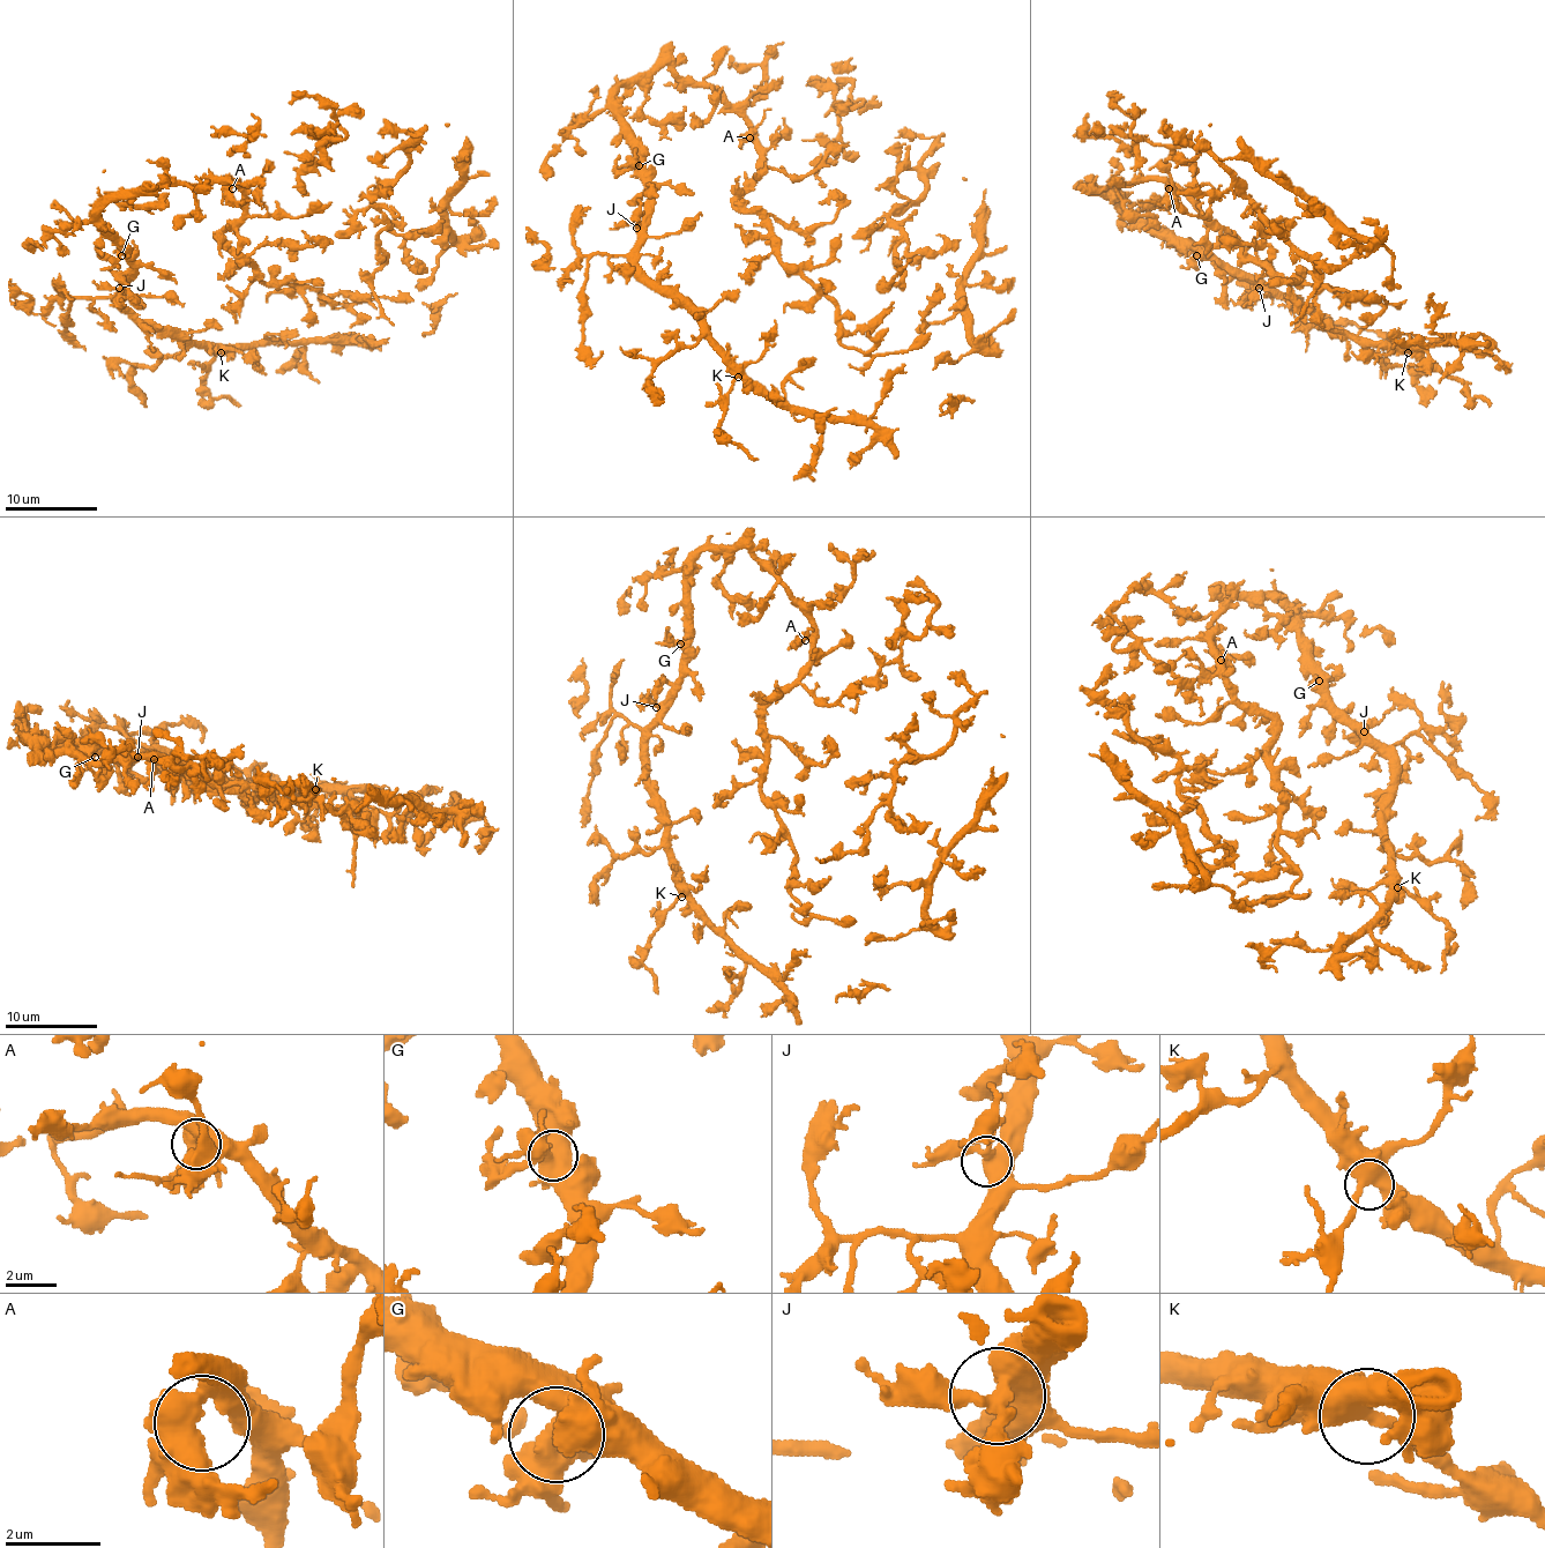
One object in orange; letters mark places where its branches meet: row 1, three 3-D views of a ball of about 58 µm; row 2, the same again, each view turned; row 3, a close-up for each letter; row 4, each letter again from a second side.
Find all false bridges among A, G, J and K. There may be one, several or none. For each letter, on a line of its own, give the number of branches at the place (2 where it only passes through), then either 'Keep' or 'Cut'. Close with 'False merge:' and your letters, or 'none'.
A: Branches: 3. Keep
G: Branches: 3. Keep
J: Branches: 4. Keep
K: Branches: 3. Keep
False merge: none

